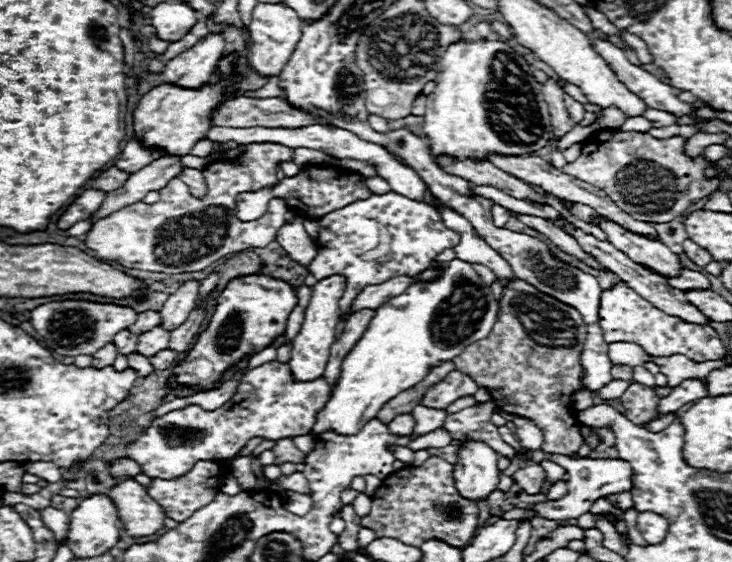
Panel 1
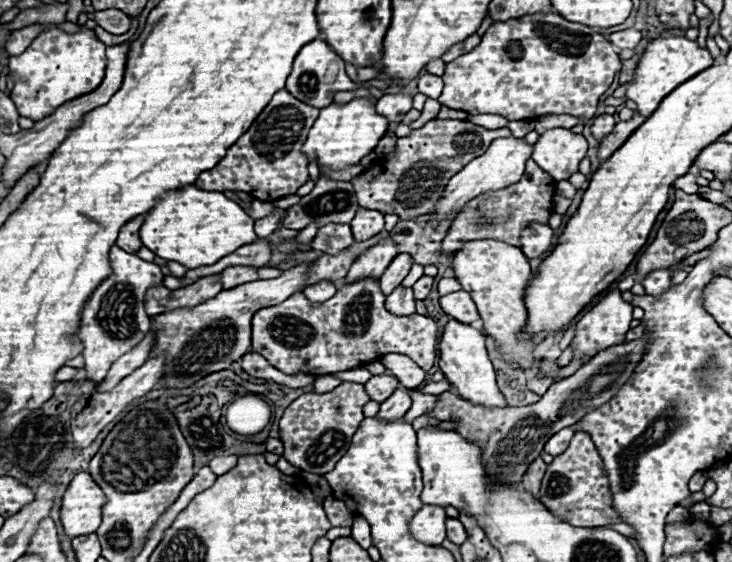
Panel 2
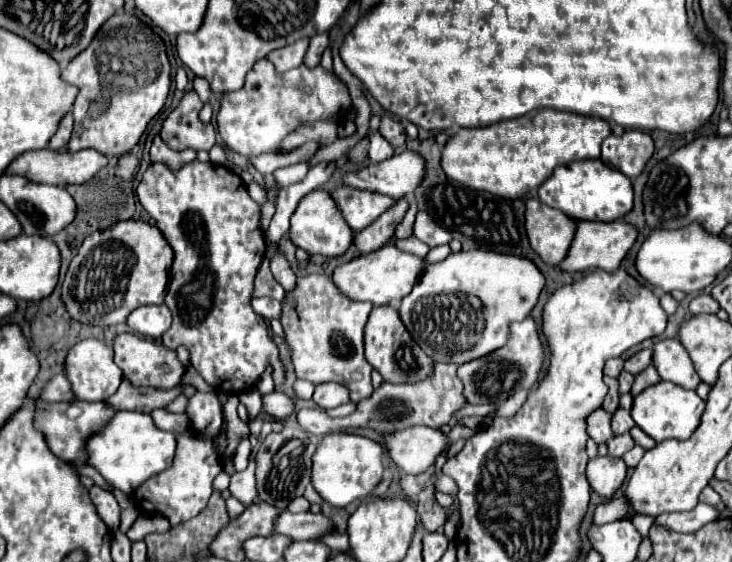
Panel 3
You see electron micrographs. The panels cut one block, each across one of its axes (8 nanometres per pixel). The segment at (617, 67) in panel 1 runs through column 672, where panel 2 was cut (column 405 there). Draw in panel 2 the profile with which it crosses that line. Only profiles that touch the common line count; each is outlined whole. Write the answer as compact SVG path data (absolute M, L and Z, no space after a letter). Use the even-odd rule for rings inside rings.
M386 94L376 102L376 112L384 114L390 124L402 122L404 114L412 108L410 94Z

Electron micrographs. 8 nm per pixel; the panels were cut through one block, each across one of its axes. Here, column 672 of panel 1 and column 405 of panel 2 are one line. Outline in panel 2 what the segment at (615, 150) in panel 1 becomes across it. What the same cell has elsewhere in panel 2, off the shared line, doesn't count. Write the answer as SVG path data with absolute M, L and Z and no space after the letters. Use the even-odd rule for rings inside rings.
M434 118L422 128L412 130L408 136L398 138L396 156L380 160L380 168L376 160L370 170L352 180L358 194L358 204L362 208L378 210L384 214L396 214L402 220L430 214L436 206L438 194L444 190L452 174L462 170L472 158L484 154L484 150L488 150L488 146L502 136L510 138L512 132L508 128L486 130L472 122Z

